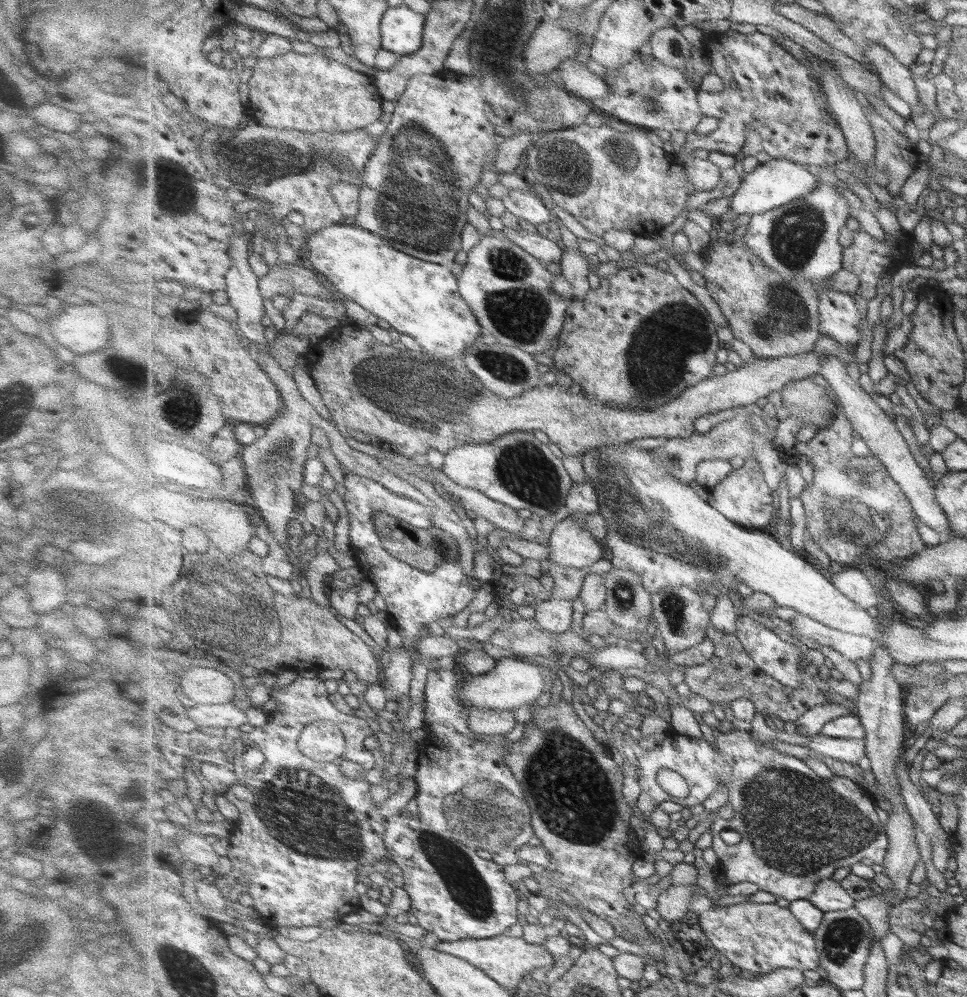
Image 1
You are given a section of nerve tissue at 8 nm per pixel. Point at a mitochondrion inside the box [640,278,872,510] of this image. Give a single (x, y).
(788, 311)

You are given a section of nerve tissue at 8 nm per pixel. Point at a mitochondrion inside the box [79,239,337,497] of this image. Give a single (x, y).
(183, 410)

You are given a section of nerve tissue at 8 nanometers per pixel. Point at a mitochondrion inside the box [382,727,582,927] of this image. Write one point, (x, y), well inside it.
(478, 808)

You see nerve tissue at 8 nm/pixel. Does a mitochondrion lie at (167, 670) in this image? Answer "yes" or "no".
no

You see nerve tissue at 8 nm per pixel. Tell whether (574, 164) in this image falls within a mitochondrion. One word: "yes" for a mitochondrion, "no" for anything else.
yes

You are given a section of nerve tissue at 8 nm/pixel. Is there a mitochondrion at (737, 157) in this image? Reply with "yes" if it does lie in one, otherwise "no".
no

